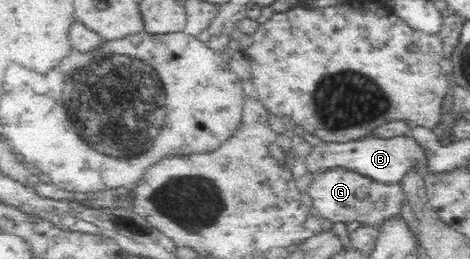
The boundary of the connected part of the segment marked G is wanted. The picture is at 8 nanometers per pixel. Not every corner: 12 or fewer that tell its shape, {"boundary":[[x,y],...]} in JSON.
{"boundary":[[313,174],[315,213],[377,228],[406,203],[398,183]]}

